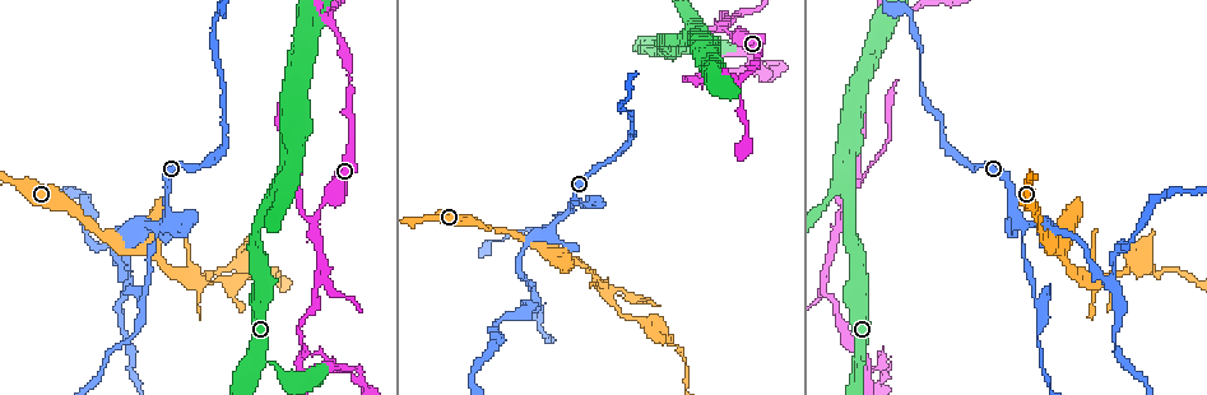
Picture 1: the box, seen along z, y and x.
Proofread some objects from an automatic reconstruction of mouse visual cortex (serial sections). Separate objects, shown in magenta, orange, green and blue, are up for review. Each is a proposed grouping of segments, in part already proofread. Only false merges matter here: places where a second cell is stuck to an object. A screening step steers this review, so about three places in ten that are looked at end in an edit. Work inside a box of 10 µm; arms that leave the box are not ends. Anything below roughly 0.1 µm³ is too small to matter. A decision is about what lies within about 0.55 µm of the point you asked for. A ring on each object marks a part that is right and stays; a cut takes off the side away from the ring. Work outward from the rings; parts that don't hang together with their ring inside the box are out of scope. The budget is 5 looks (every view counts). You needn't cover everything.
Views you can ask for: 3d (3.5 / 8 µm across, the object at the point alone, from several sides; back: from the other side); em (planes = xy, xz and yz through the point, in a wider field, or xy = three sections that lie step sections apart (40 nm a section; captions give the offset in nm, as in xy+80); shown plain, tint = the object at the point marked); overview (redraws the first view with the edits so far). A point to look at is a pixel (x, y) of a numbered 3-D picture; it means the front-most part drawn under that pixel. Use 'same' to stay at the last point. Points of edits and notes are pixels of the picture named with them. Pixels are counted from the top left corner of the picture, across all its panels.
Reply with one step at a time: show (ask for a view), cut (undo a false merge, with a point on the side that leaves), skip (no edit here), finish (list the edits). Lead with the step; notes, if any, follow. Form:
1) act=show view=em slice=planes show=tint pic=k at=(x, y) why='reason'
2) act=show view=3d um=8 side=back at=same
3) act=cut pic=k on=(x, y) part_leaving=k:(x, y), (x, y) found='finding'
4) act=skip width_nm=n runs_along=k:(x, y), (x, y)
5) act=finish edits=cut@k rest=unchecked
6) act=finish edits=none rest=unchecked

act=show view=3d um=3.5 pic=1 at=(157, 230) why='three-way junction'

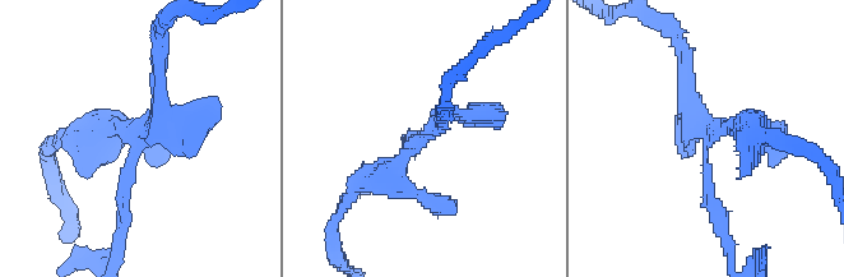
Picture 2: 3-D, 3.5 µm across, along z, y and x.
act=show view=em slice=planes show=tint pic=2 at=(710, 135) why='now the EM'

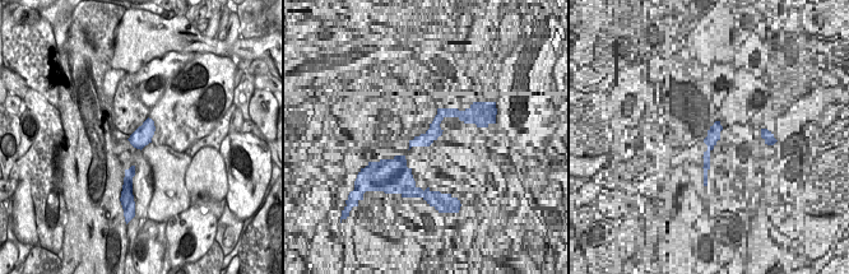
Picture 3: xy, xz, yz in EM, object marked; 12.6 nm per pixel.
act=cut pic=2 on=(109, 158) border=3:(144, 121), (149, 140), (133, 145) found='two cells meet here'

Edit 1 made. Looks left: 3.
act=show view=3d um=3.5 pic=1 at=(322, 204) why='calibre changes'

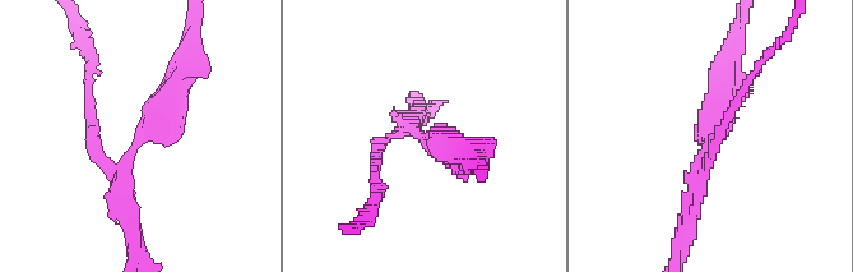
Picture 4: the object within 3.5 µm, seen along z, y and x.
act=show view=em slice=xy step=1 show=tint pic=4 at=(424, 137) why='need the tissue'

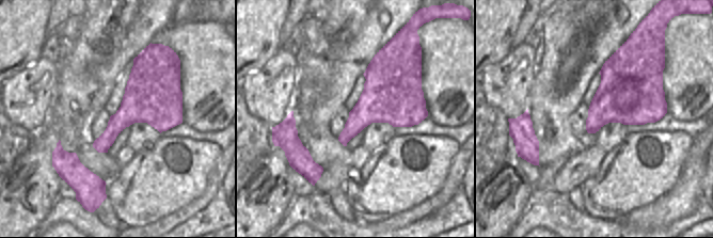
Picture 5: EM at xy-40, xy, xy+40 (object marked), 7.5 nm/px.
act=show view=em slice=xy step=2 show=tint at=same why='cut it another way'

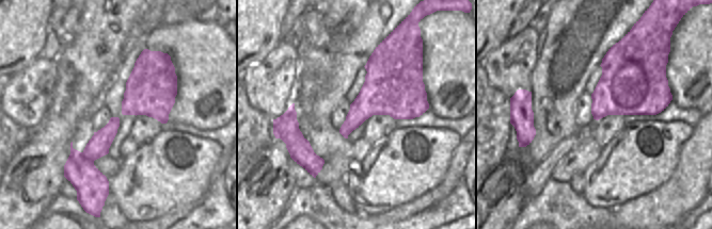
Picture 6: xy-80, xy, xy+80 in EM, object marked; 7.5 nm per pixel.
act=cut pic=4 on=(91, 127) found='a second cell is stuck on'

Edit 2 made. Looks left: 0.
act=finish edits=cut@2,cut@4 rest=unchecked

